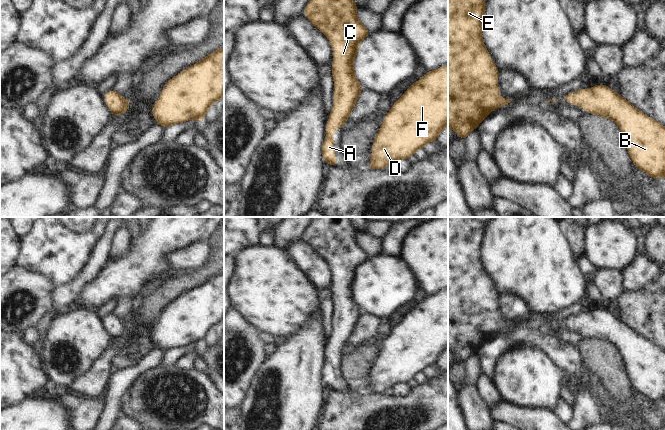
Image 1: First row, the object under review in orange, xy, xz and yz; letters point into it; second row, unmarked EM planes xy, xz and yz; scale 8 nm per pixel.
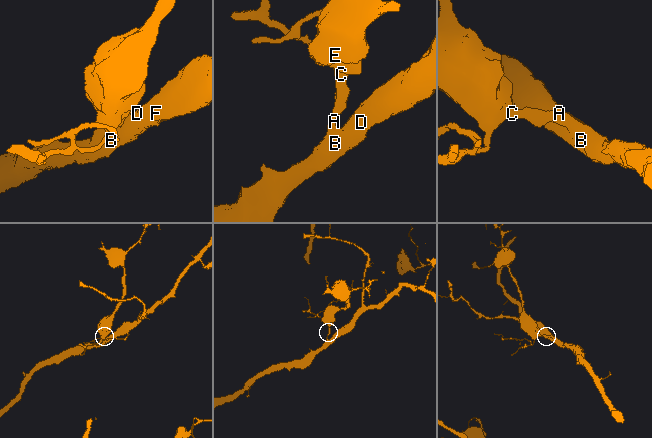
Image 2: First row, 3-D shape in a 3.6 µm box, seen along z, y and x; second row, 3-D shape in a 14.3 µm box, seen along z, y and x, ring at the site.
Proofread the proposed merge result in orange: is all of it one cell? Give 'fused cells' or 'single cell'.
single cell

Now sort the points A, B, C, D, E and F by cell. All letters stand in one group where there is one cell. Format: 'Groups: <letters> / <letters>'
Groups: A B C D E F.

